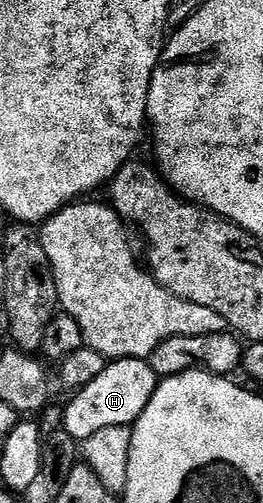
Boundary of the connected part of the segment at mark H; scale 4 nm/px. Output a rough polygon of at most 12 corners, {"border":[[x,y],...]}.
{"border":[[147,359],[107,363],[63,409],[82,442],[133,425],[159,381]]}

